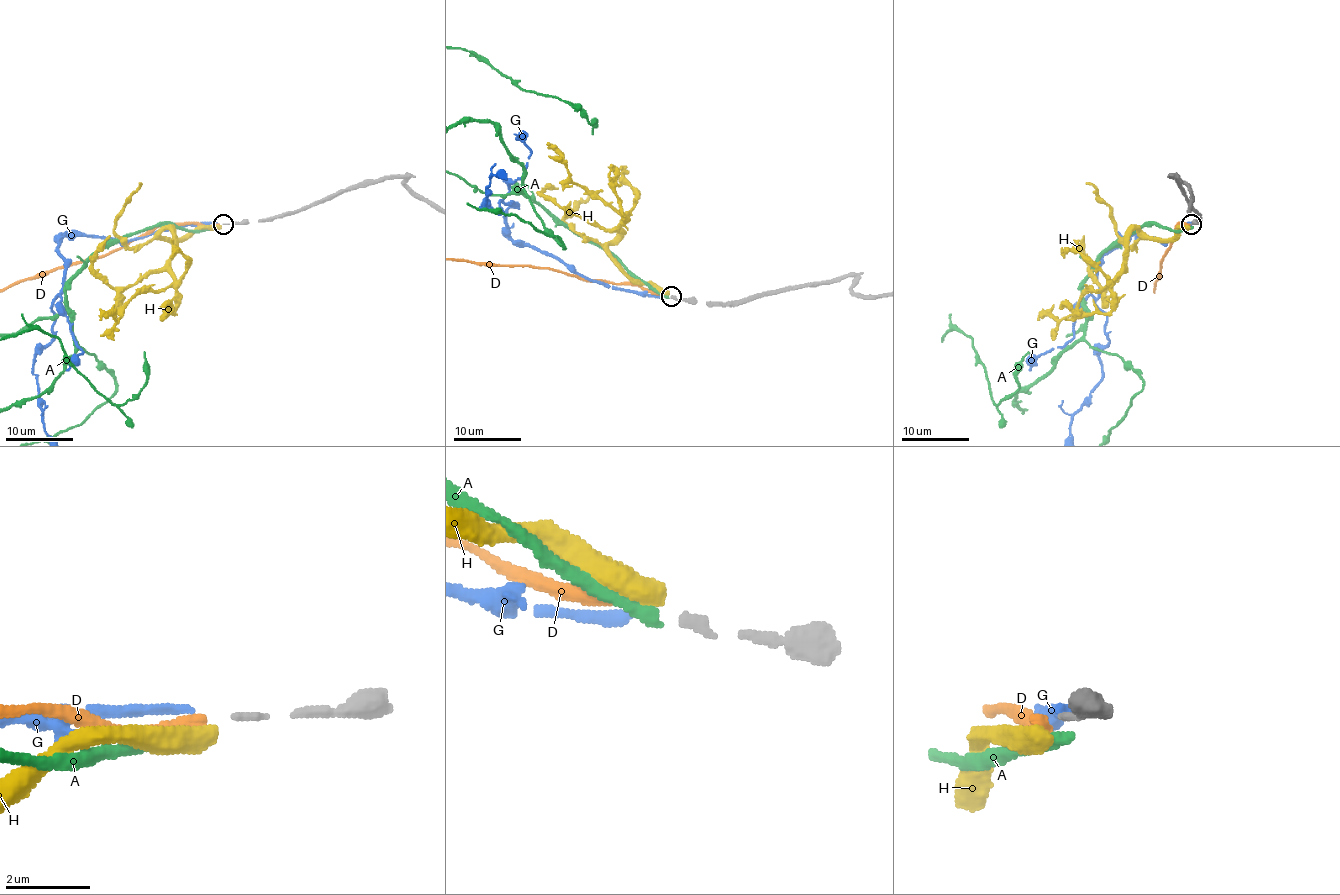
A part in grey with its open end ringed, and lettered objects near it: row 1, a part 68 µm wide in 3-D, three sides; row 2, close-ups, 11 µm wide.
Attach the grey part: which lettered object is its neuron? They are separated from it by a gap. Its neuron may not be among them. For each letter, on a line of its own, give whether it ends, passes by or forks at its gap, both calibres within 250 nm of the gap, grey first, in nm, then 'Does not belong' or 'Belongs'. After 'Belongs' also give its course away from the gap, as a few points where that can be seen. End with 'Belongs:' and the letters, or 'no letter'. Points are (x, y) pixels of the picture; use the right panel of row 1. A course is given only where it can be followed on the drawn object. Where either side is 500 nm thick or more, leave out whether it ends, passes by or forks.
A: It ends there. Thickness 200 nm (grey) against 320 nm. Does not belong
D: It ends there. Thickness 200 nm (grey) against 320 nm. Does not belong
G: It ends there. Thickness 200 nm (grey) against 200 nm. Does not belong
H: It ends there. Thickness 200 nm (grey) against 460 nm. Does not belong
Belongs: no letter

